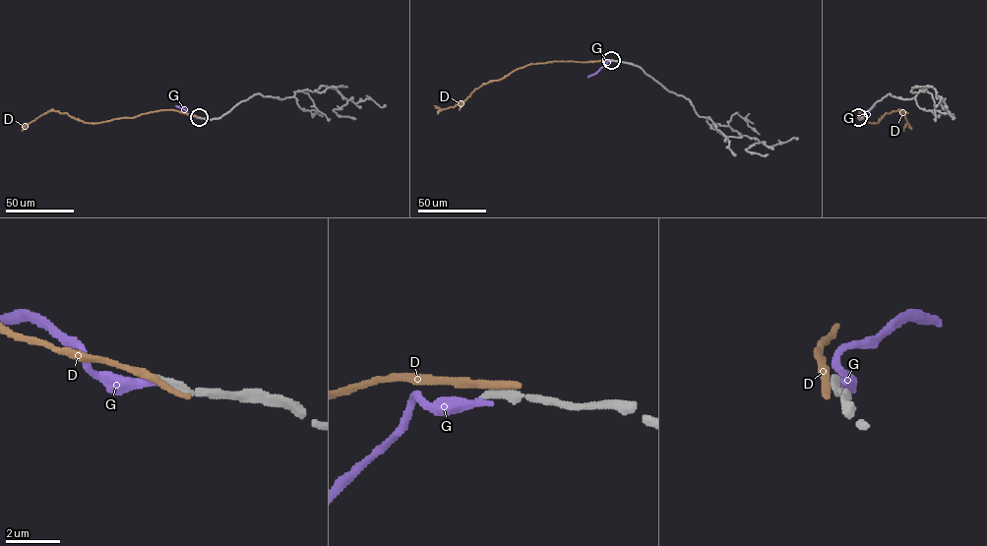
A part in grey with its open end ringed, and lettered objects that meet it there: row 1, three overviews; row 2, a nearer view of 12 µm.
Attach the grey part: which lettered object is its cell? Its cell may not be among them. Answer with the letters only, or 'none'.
G

